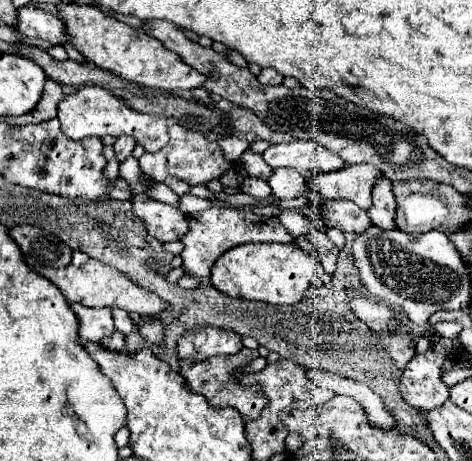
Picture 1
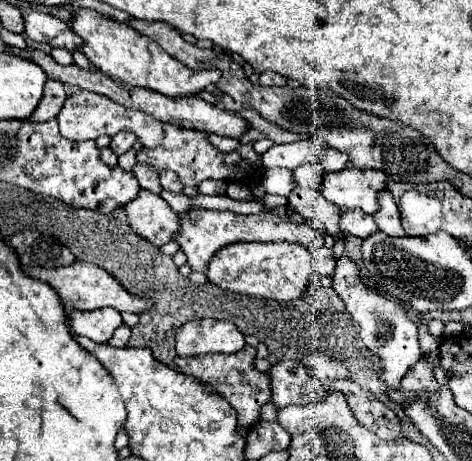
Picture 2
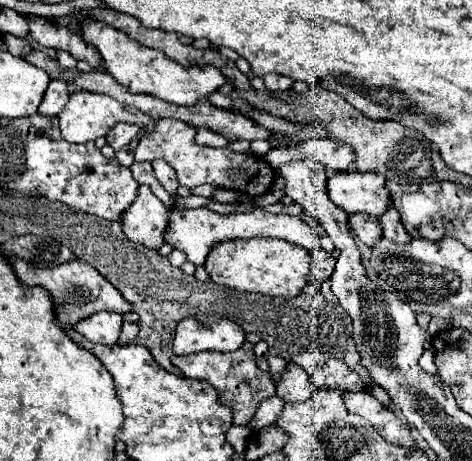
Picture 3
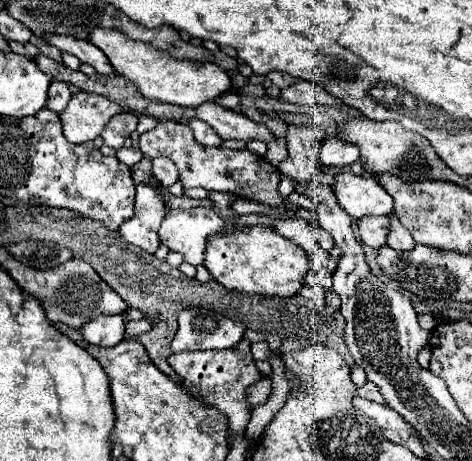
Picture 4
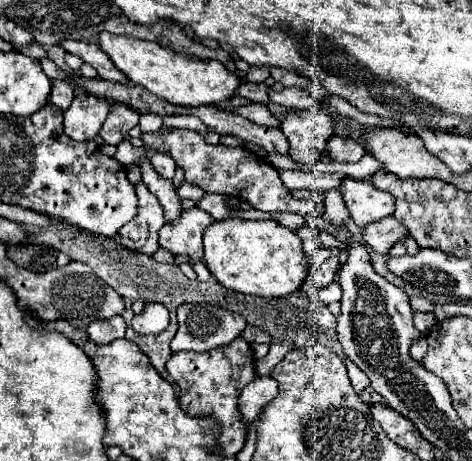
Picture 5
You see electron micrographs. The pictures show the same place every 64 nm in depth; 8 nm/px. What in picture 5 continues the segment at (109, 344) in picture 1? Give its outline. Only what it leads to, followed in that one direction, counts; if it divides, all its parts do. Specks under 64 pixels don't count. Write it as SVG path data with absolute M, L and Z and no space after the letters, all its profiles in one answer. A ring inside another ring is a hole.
M146 304L140 316L134 316L132 330L136 334L158 334L168 326L168 310L162 304Z

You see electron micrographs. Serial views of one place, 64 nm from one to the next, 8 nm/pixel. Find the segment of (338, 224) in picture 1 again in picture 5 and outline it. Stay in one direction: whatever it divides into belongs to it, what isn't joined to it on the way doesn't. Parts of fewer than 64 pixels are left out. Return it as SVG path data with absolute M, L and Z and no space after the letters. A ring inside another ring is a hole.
M394 216L376 220L376 224L368 224L368 228L362 230L364 242L378 254L388 254L390 246L396 240L402 240L406 234L408 230Z

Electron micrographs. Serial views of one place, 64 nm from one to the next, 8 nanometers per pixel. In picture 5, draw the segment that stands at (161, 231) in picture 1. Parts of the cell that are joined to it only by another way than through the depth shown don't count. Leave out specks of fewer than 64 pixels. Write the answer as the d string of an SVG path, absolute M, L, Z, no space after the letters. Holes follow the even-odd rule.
M144 182L136 184L138 214L132 222L124 224L118 232L120 242L126 248L134 248L152 256L158 250L158 230L164 226L164 210L152 192L148 192Z

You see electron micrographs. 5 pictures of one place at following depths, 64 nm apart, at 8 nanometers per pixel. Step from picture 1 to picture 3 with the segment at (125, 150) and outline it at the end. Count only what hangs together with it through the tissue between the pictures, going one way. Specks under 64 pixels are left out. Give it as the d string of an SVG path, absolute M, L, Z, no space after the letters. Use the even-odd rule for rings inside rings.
M116 124L108 136L106 136L106 142L110 148L114 148L114 152L120 152L124 146L128 146L132 142L132 138L138 136L138 126L132 126L132 124Z

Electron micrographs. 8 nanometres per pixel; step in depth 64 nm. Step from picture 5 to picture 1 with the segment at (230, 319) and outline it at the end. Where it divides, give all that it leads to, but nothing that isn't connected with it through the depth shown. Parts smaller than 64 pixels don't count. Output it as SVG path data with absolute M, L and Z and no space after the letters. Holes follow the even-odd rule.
M194 328L178 340L178 356L190 360L208 360L212 356L232 356L242 350L242 338L220 328Z

